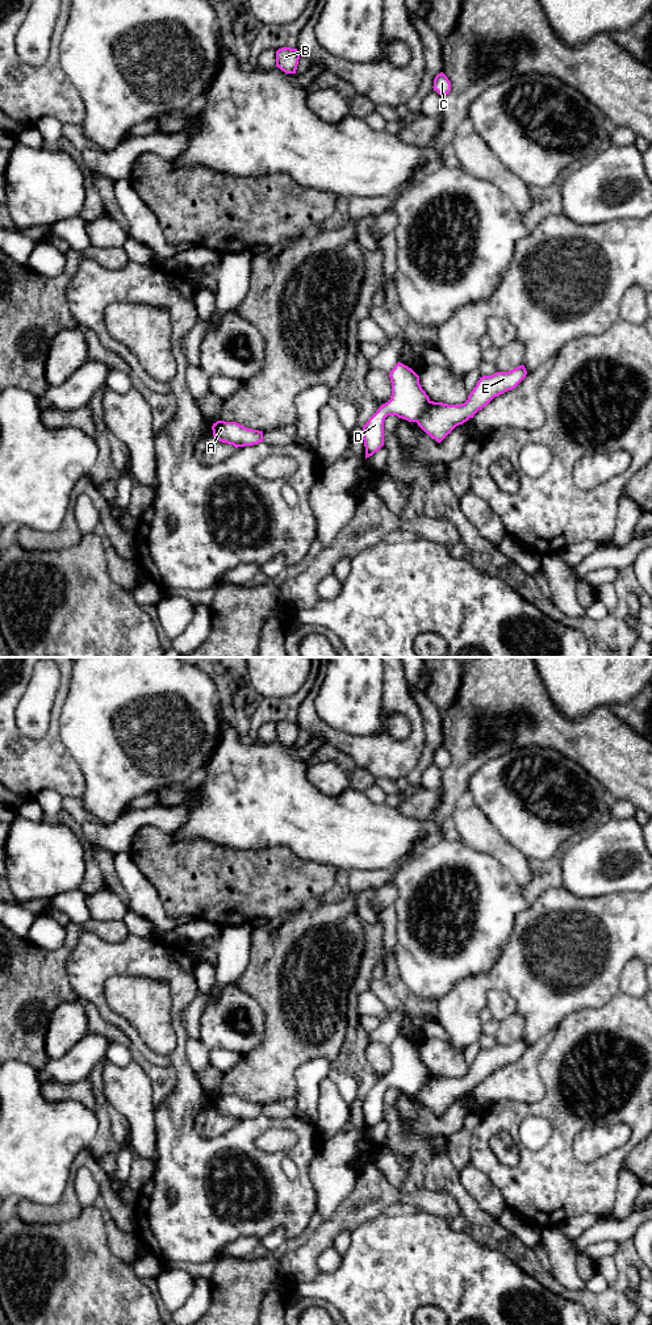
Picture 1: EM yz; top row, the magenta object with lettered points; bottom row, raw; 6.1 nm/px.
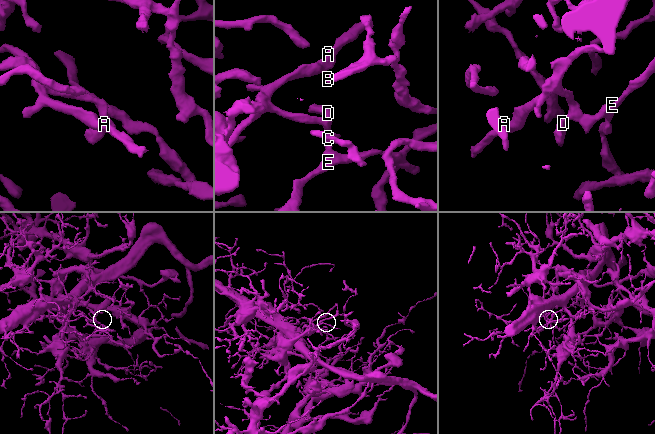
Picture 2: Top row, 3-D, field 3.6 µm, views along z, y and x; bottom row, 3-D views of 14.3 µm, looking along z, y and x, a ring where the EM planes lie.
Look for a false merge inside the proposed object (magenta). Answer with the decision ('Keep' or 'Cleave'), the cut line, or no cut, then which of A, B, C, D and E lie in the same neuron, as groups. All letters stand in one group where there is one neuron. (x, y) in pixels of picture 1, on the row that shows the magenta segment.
Cleave. Split along yz (430, 401), (417, 422). Groups: A B C D / E

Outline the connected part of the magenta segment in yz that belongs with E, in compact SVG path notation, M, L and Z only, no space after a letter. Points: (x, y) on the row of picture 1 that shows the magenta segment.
M522 364L509 372L482 376L464 404L448 405L430 401L417 423L427 435L440 443L456 426L473 418L494 397L514 389L526 375L527 371Z

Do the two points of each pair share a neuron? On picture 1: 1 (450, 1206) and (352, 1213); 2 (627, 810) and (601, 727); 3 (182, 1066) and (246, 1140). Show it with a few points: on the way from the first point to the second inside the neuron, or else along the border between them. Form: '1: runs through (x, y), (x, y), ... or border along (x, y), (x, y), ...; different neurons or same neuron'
1: runs through (426, 1200), (418, 1198), (376, 1198); same neuron
2: border along (611, 798), (625, 798), (638, 807); different neurons
3: runs through (184, 1098), (184, 1129), (200, 1145), (214, 1145); same neuron

